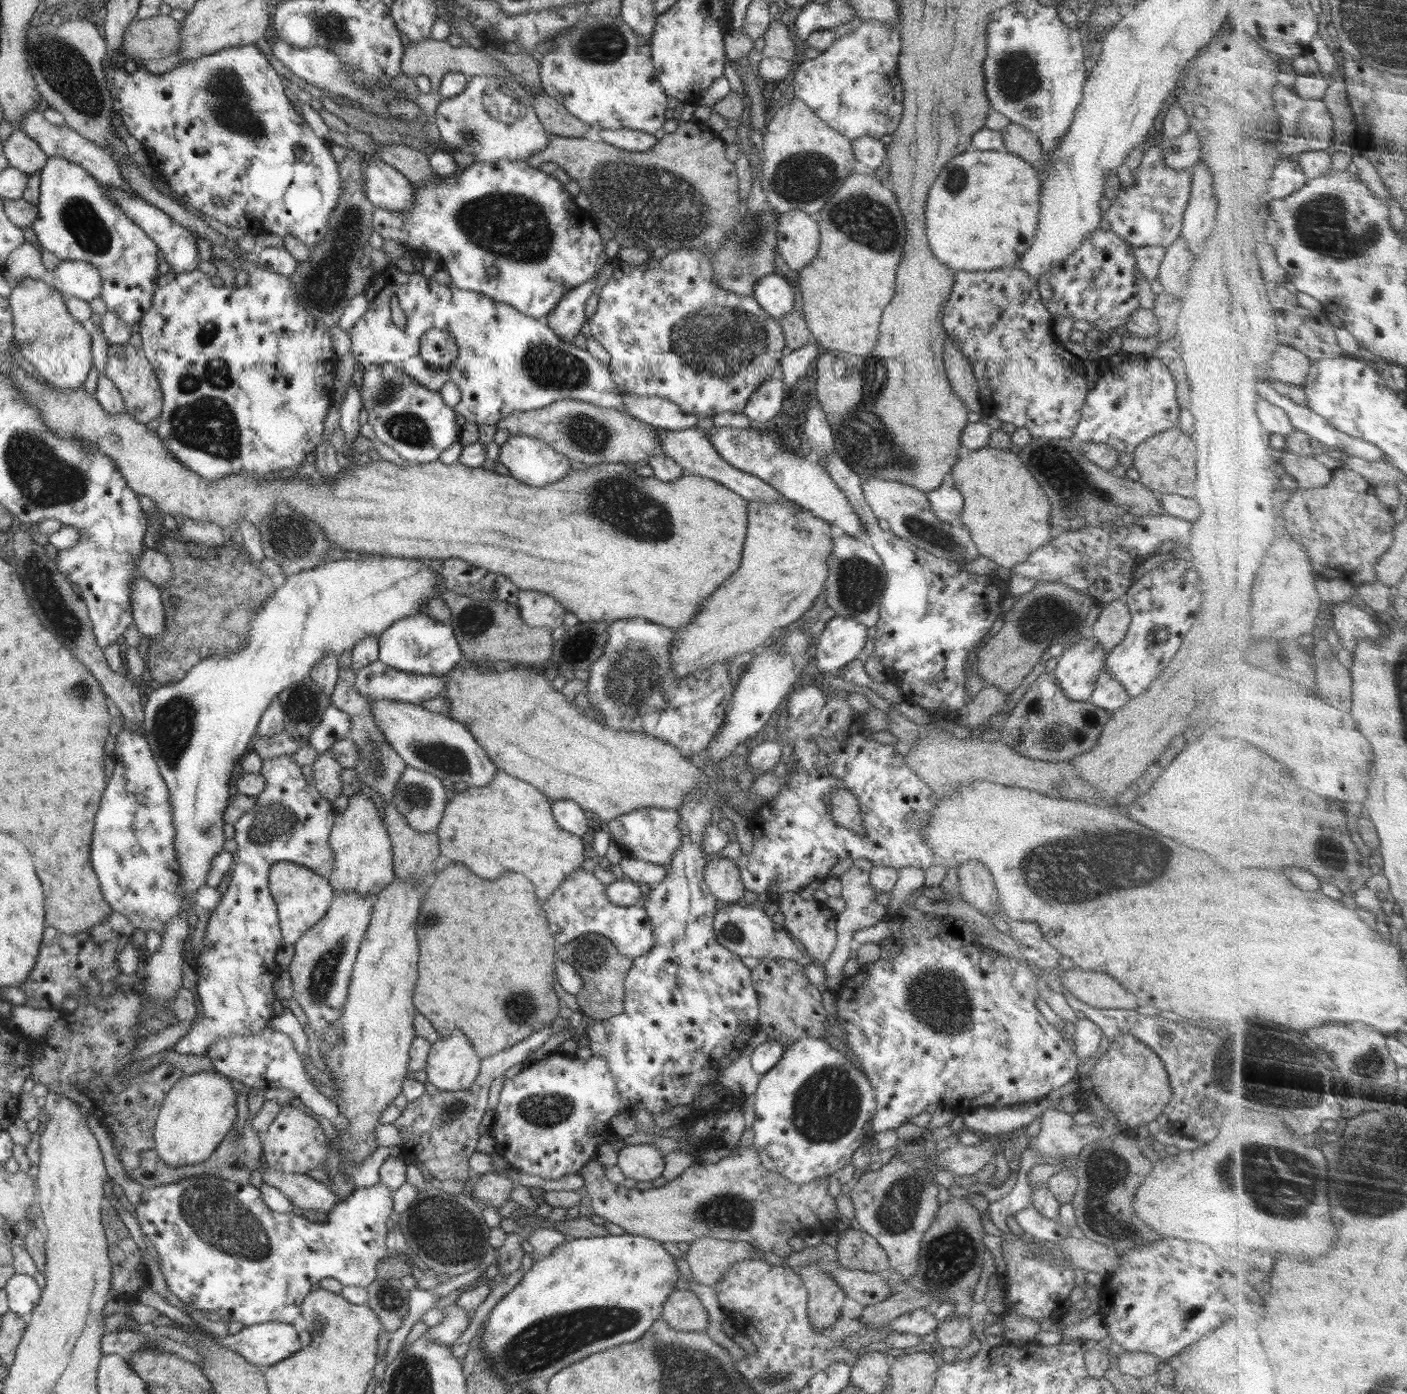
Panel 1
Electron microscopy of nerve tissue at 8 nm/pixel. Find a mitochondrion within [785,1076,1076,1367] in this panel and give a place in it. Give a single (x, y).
(949, 1257)

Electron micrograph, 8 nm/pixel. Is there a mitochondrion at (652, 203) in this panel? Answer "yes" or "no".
yes

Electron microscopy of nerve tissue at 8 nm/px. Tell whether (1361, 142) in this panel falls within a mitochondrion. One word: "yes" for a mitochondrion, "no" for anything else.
no

